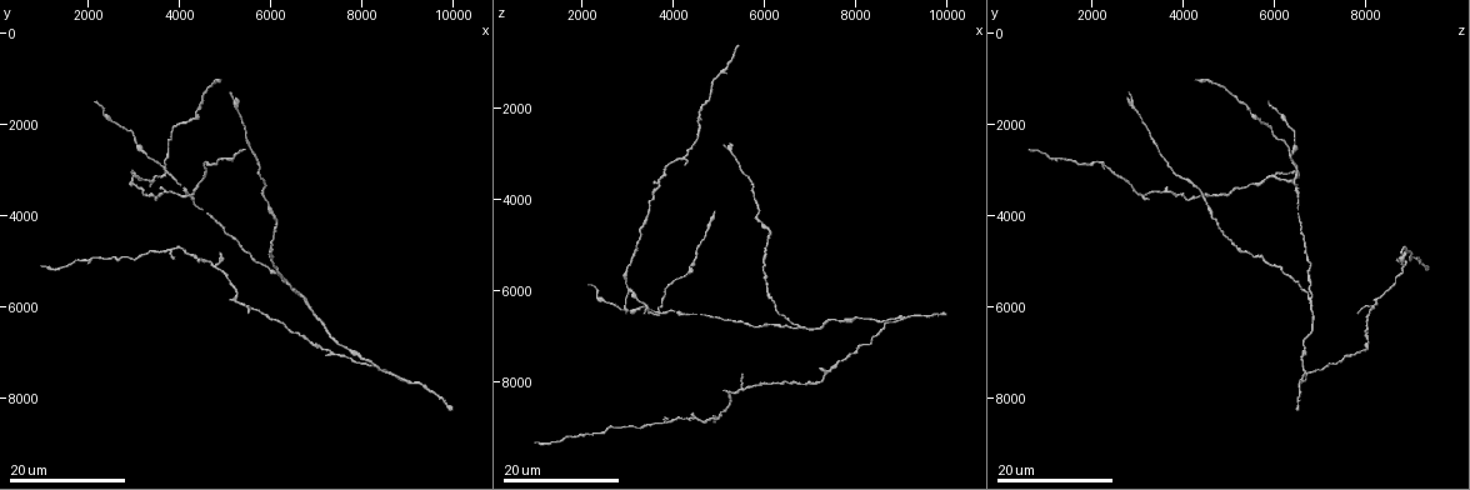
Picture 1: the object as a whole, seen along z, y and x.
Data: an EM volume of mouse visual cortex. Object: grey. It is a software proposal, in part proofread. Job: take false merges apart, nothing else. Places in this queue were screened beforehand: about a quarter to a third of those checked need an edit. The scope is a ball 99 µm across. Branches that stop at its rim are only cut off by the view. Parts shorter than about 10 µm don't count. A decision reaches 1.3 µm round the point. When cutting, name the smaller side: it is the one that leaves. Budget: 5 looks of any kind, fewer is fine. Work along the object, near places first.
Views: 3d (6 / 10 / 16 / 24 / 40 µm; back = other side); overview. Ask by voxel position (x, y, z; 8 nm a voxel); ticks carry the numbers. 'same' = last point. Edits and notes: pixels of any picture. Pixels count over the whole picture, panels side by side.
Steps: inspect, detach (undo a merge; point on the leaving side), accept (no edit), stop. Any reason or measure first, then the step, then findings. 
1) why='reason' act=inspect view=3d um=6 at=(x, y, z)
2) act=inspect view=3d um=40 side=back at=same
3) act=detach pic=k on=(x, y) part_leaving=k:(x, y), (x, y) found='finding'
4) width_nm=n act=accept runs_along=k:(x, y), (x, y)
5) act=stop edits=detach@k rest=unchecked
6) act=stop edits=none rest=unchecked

why='arms part here' act=inspect view=3d um=24 at=(6700, 5800, 6800)

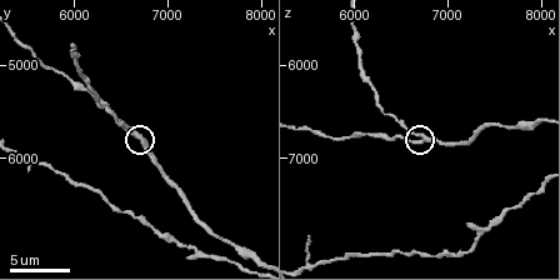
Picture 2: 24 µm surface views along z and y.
why='zoom in' act=inspect view=3d um=6 at=(6750, 5850, 6800)

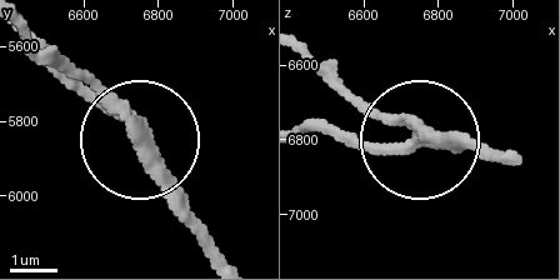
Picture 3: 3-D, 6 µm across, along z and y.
side_arm_um=58 act=accept runs_along=3:(454, 149), (363, 109), (331, 80) found='all the same cell'

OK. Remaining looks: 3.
why='thin neck' act=inspect view=3d um=16 at=(9150, 7650, 6600)

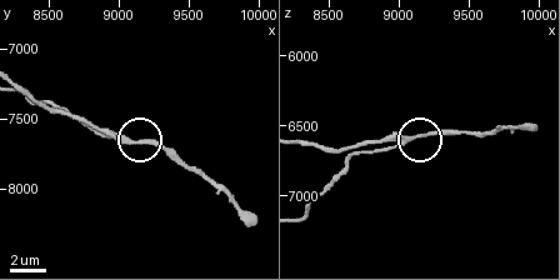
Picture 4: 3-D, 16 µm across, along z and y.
act=inspect view=3d um=6 at=(9180, 7660, 6560)

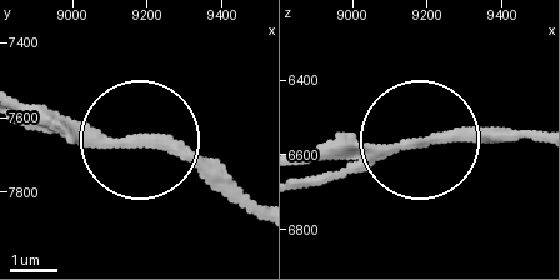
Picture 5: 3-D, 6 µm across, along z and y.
act=inspect view=3d um=6 side=back at=(9160, 7660, 6560)

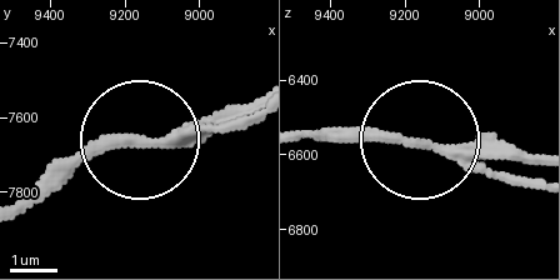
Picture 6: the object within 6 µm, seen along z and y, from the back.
act=detach pic=6 on=(251, 123) part_leaving=6:(180, 138), (248, 126) found='a second cell is stuck on'

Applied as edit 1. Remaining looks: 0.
act=stop edits=detach@6 rest=unchecked

